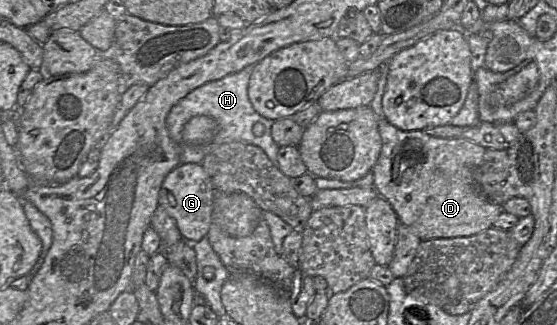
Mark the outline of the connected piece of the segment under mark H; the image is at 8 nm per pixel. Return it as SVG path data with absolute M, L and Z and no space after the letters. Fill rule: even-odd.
M249 65L239 72L208 82L191 91L172 107L167 116L166 124L170 137L178 144L182 144L182 130L192 117L199 115L209 116L215 119L218 124L216 135L209 144L182 144L180 149L181 164L201 163L213 146L238 141L261 147L271 161L278 165L277 154L280 146L273 139L273 126L276 120L269 119L260 114L254 108L248 96L249 81L254 67L255 65ZM256 123L263 123L266 126L266 132L262 136L256 136L253 133L253 126Z

